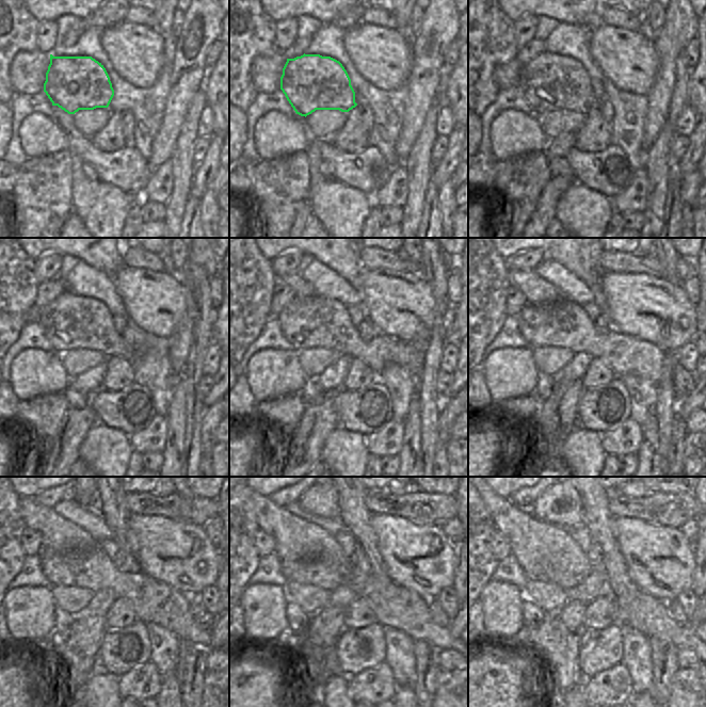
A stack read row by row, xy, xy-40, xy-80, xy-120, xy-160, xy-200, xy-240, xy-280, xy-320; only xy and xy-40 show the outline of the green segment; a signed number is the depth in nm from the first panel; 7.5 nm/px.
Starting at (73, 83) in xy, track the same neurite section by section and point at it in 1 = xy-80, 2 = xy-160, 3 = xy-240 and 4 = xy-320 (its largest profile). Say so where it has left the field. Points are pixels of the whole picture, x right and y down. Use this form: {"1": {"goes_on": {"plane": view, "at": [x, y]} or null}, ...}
{"1": {"goes_on": {"plane": "xy-80", "at": [549, 82]}}, "2": {"goes_on": {"plane": "xy-160", "at": [309, 322]}}, "3": {"goes_on": {"plane": "xy-240", "at": [154, 601]}}, "4": {"goes_on": {"plane": "xy-320", "at": [646, 614]}}}

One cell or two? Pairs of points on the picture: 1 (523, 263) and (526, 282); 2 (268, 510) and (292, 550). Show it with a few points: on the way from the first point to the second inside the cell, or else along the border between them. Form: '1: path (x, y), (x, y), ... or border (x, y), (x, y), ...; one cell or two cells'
1: border (509, 267), (533, 270); two cells
2: path (276, 519), (292, 535), (292, 541); one cell

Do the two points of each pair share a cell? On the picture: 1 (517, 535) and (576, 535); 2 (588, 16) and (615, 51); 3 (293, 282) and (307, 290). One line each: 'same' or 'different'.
1: different
2: different
3: same

